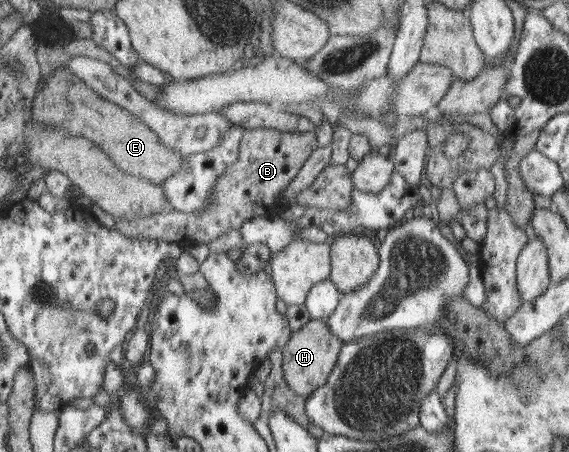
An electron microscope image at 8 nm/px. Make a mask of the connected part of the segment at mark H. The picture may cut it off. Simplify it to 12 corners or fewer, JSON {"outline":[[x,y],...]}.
{"outline":[[325,320],[292,331],[285,379],[304,397],[321,388],[345,344]]}

